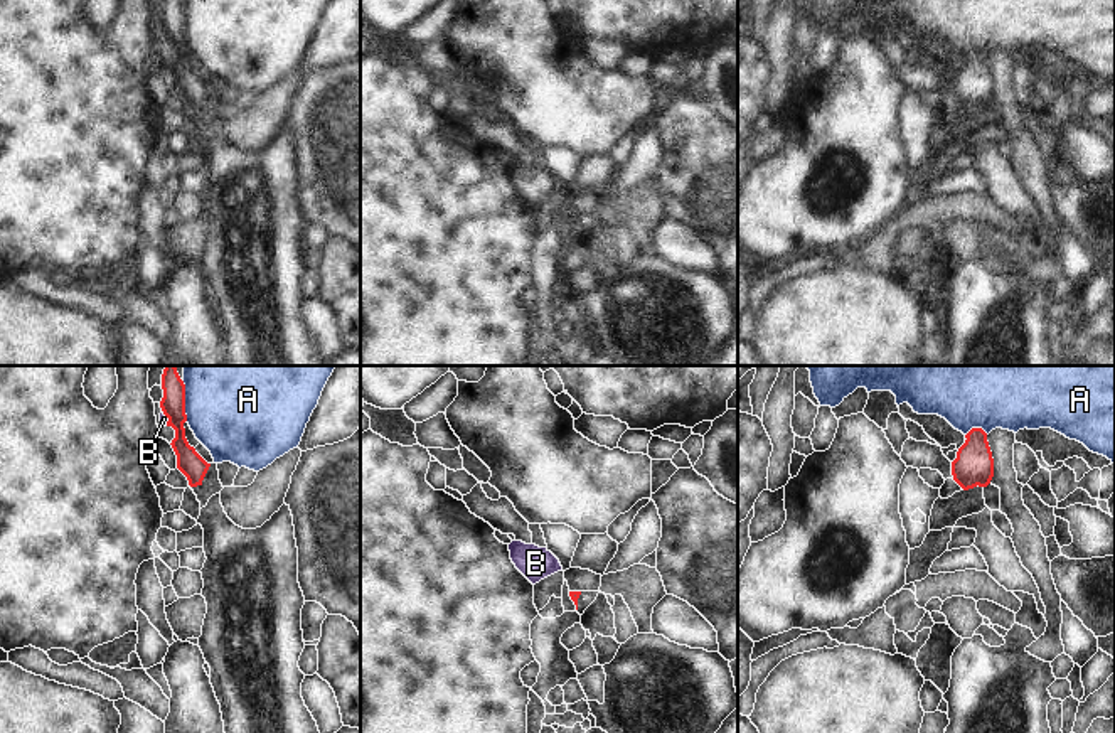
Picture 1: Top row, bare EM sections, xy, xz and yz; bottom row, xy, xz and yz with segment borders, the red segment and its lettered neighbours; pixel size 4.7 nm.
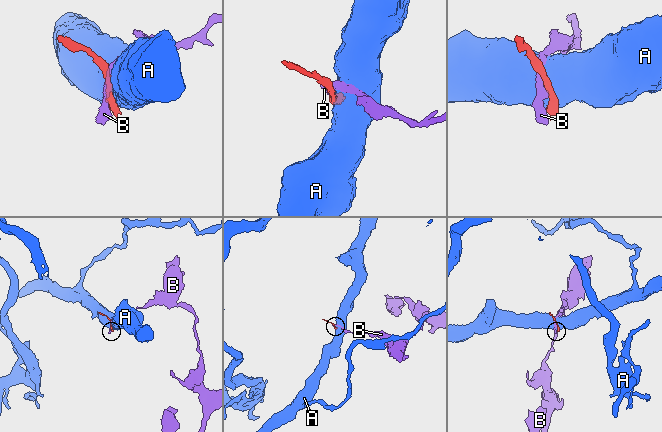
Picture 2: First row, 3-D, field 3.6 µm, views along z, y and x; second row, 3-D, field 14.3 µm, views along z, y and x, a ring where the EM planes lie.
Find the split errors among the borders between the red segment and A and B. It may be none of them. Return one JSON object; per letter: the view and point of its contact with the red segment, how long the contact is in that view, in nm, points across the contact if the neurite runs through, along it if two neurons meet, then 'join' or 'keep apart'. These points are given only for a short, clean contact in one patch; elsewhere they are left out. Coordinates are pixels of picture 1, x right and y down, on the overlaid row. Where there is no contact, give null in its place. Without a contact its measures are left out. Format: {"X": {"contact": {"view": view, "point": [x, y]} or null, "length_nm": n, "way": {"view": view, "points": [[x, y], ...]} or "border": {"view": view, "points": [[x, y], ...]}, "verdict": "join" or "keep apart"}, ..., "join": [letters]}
{"A": {"contact": {"view": "xy", "point": [184, 400]}, "length_nm": 200, "verdict": "keep apart"}, "B": {"contact": {"view": "xy", "point": [167, 417]}, "length_nm": 80, "verdict": "keep apart"}, "join": []}

